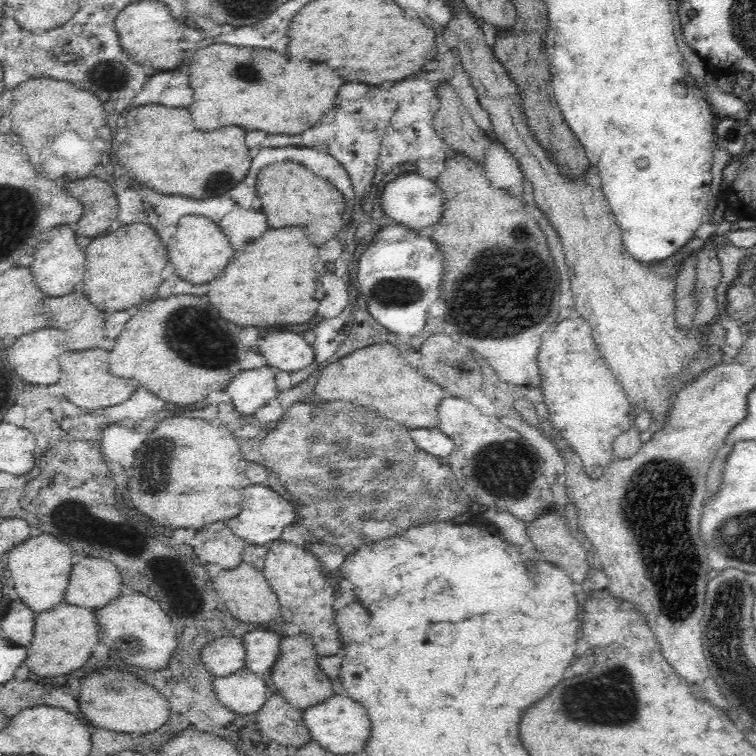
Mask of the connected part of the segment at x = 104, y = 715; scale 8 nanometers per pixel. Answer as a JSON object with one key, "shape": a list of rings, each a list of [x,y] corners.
{"shape":[[[110,664],[106,668],[87,673],[81,678],[81,688],[80,695],[77,697],[78,705],[80,705],[82,719],[90,725],[117,733],[145,735],[160,730],[170,718],[171,709],[164,695],[131,673],[115,669]]]}

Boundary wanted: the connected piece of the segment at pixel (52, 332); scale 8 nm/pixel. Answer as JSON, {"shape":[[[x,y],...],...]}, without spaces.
{"shape":[[[45,326],[20,336],[6,356],[22,380],[36,386],[50,386],[59,382],[58,358],[64,354],[64,340],[64,332]]]}

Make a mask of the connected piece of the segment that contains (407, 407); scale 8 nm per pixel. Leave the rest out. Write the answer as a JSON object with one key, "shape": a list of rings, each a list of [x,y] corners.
{"shape":[[[392,344],[366,346],[348,354],[348,358],[324,366],[324,372],[316,380],[314,394],[323,402],[349,401],[374,412],[378,410],[407,429],[438,428],[437,406],[444,397],[442,387],[410,368]]]}

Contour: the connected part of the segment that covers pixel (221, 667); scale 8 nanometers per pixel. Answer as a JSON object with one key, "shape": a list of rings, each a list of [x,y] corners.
{"shape":[[[243,637],[218,638],[201,650],[202,662],[214,677],[225,677],[246,668],[246,651]]]}

